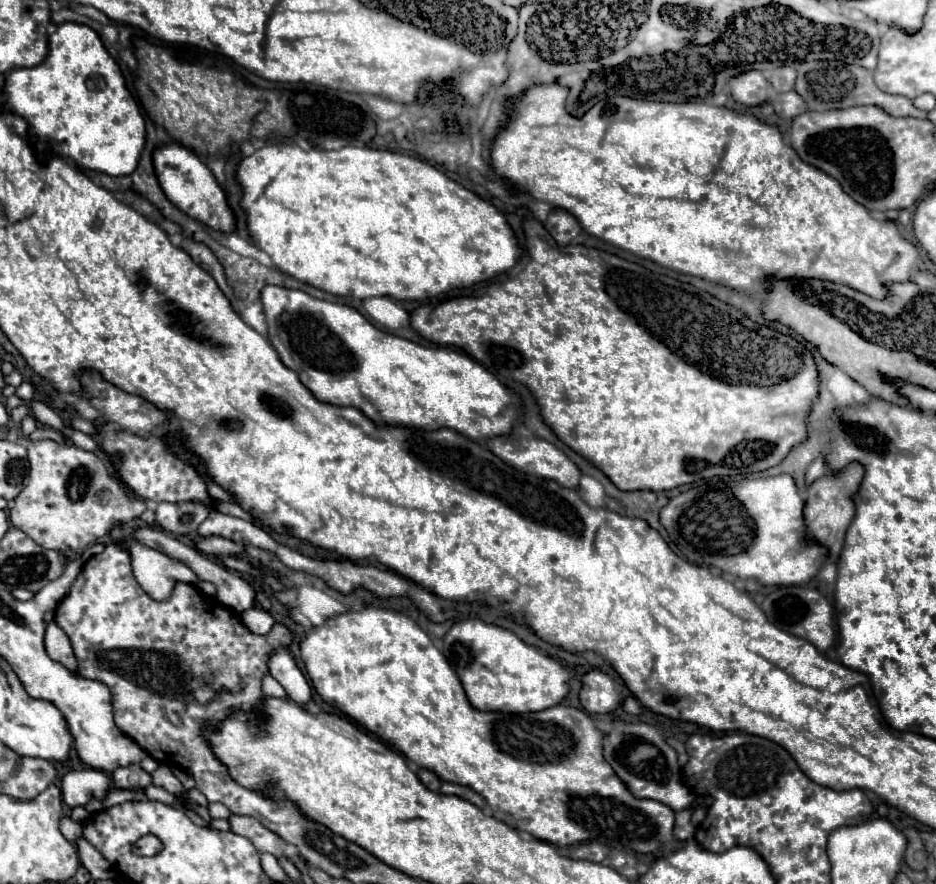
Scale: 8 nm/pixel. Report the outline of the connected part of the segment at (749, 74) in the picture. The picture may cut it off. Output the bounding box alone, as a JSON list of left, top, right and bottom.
[729,69,769,105]

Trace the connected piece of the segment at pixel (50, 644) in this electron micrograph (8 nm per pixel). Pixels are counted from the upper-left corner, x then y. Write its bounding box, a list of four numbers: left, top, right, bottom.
[45,621,77,671]

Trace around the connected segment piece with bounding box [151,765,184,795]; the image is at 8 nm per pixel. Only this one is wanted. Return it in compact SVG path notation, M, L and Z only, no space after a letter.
M159 765L159 767L151 773L151 777L153 777L153 785L163 787L163 789L171 794L178 795L184 791L183 785L173 774L171 767L167 767L167 765Z

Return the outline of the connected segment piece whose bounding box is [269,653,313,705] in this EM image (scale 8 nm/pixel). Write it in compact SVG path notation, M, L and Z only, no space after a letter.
M275 653L269 659L269 671L271 675L283 685L289 699L297 705L307 705L313 699L311 685L297 667L295 659L289 653Z

